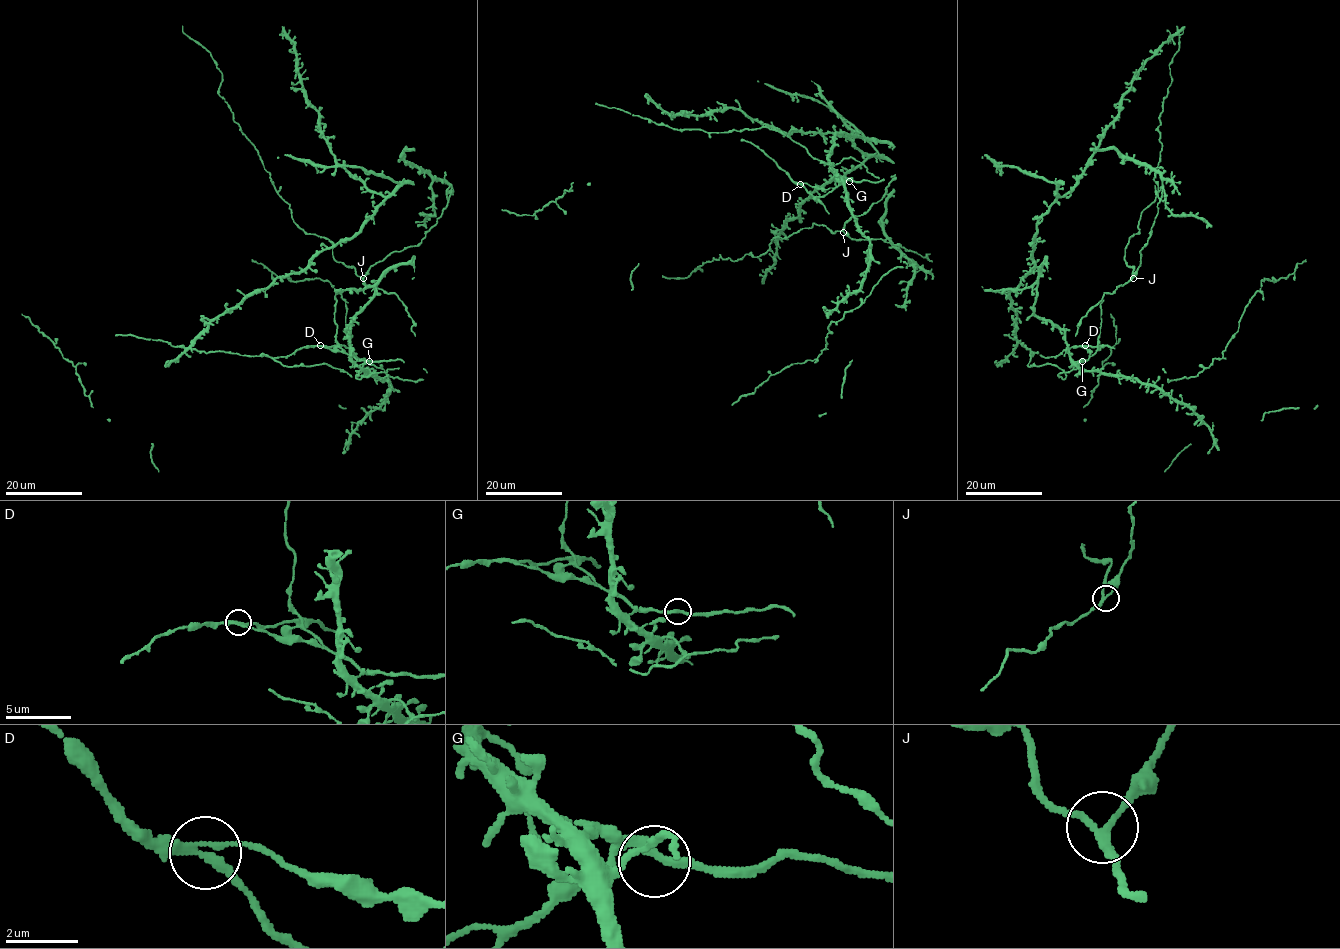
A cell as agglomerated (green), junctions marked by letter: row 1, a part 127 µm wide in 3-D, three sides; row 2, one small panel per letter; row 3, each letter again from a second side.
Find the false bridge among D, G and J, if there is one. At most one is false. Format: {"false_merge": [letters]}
{"false_merge": ["D"]}

